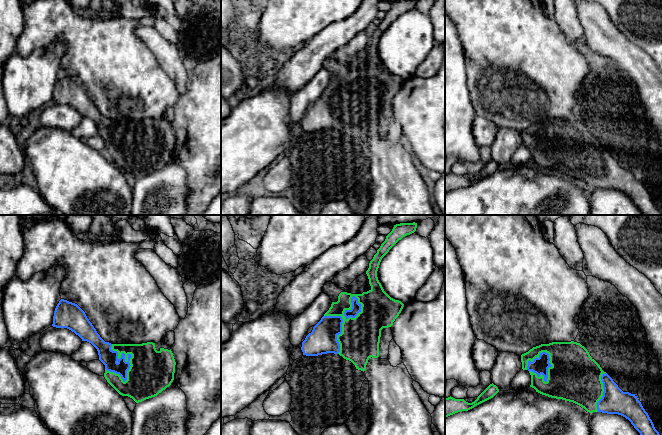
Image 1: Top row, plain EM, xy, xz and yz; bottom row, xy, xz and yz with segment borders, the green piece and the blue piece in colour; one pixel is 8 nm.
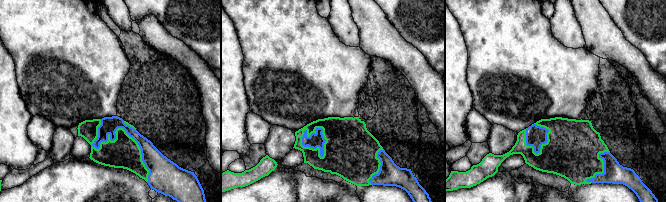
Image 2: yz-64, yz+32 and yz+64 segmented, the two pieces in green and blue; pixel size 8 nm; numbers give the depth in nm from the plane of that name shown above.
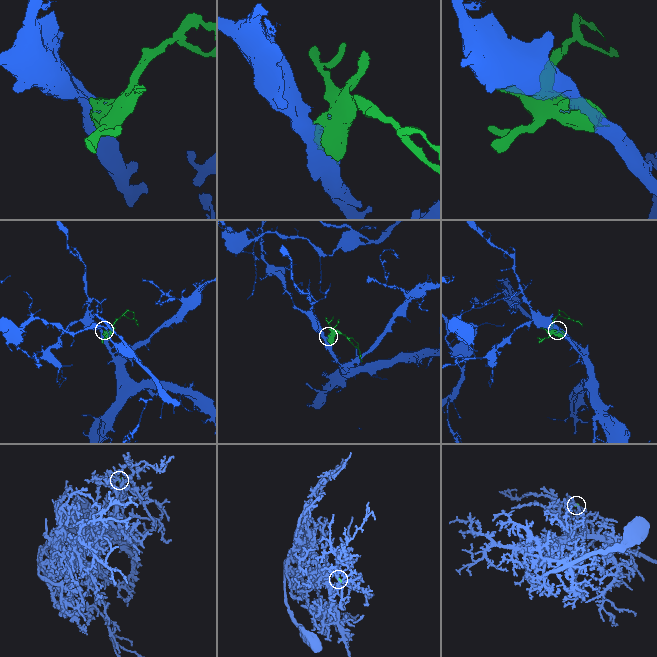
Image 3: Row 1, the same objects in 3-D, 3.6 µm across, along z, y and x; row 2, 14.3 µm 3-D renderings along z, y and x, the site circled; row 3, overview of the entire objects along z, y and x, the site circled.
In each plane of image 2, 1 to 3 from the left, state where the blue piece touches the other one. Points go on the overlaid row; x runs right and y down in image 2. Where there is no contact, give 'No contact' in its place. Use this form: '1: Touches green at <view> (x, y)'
1: Touches green at yz-64 (116, 130)
2: Touches green at yz+32 (307, 146)
3: Touches green at yz+64 (547, 136)

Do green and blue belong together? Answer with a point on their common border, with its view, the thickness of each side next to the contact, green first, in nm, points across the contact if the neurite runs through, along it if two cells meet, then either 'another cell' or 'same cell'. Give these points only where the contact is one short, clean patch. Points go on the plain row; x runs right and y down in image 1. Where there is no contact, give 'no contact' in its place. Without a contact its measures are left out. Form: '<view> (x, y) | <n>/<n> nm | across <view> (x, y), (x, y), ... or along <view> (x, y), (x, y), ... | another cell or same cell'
xy (125, 134) | 340/140 nm | same cell

